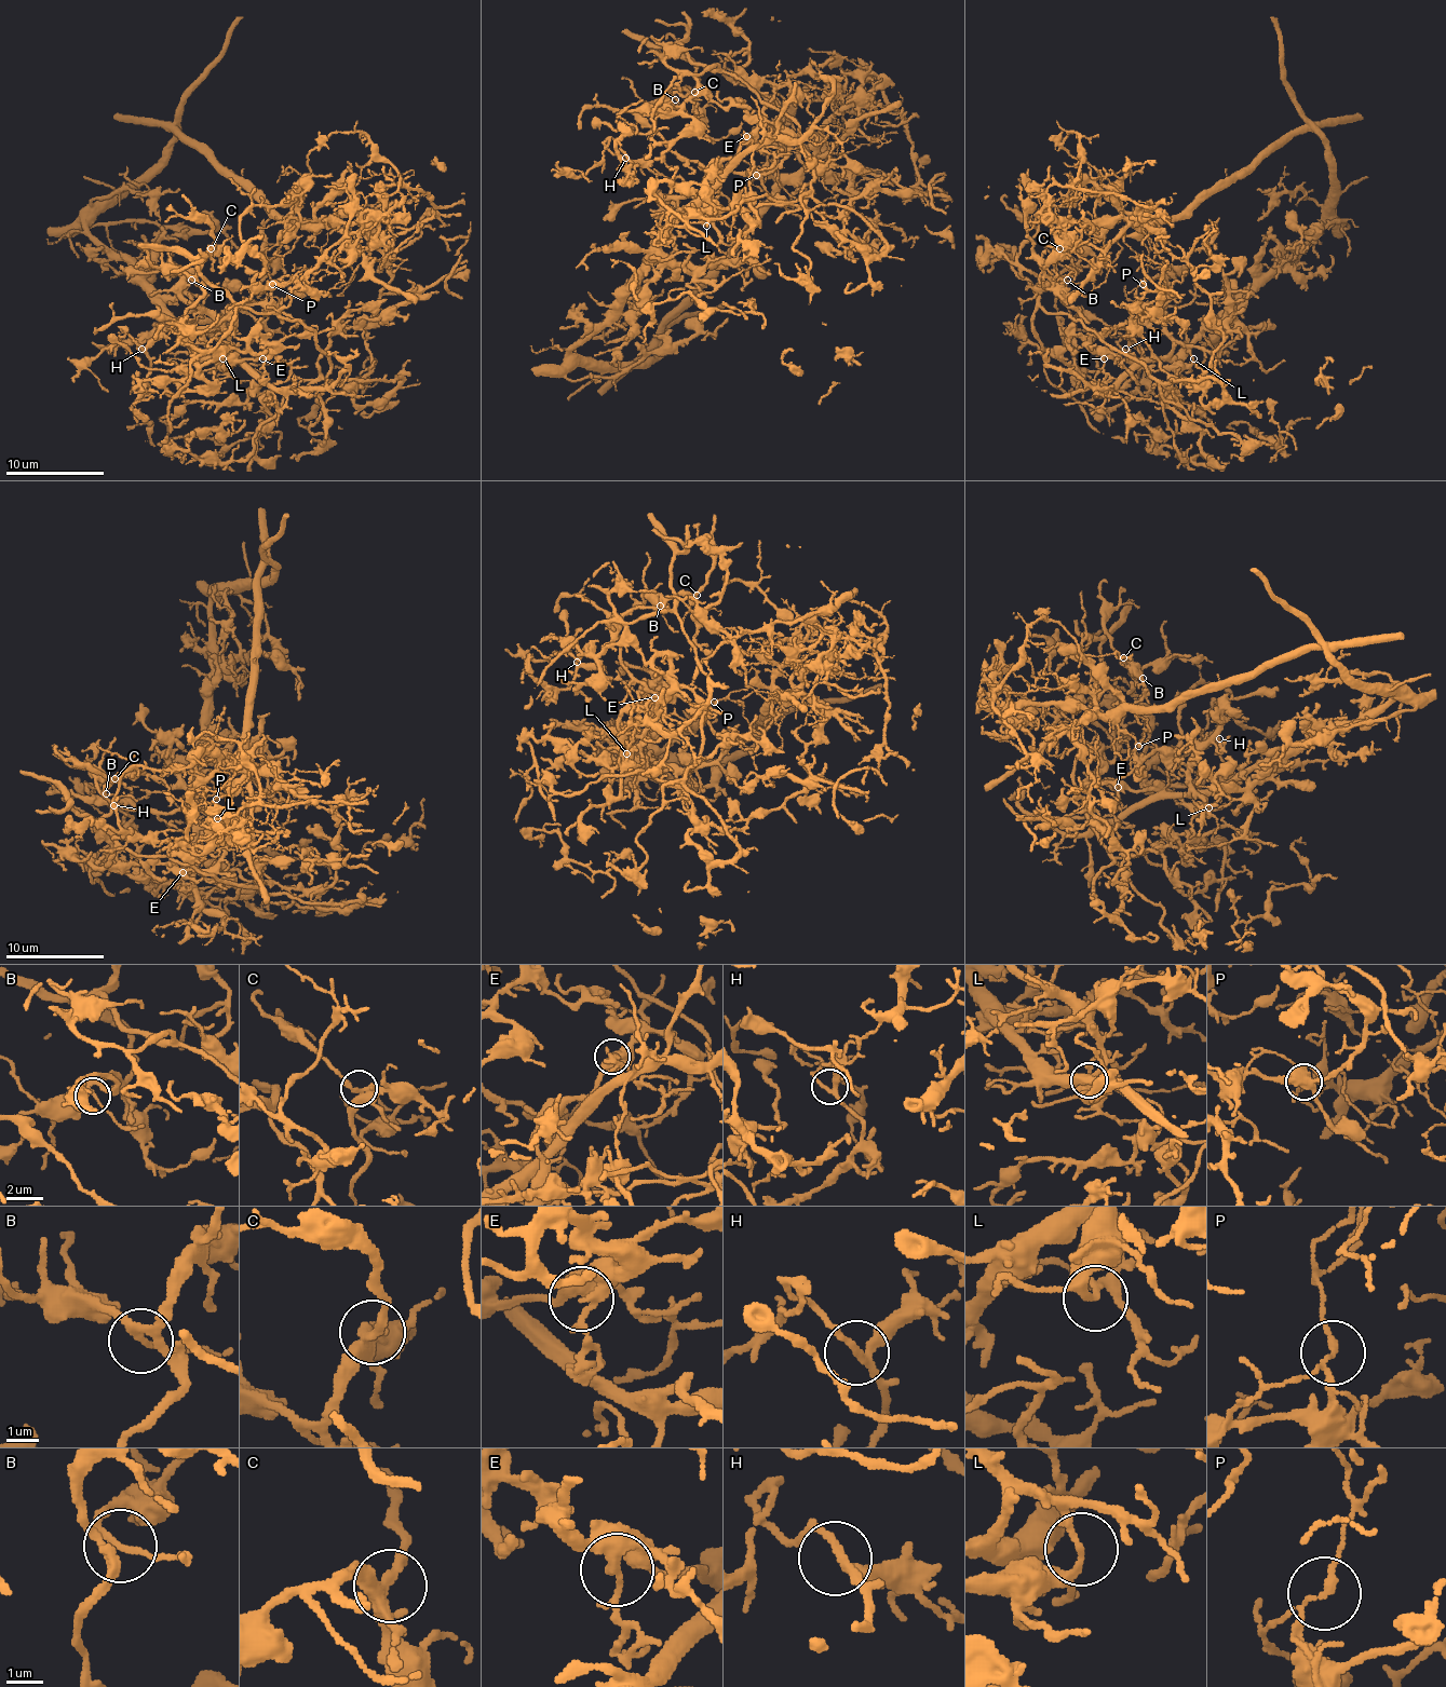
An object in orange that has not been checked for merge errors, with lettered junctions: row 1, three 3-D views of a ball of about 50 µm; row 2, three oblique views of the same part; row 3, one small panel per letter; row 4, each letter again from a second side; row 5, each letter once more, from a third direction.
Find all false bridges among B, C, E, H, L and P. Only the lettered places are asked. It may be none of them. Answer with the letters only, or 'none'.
L, P

